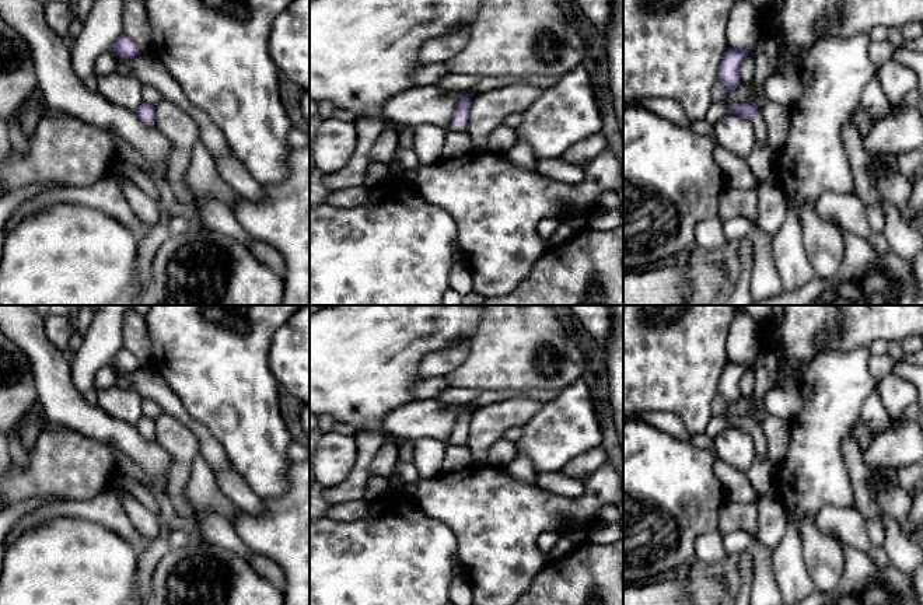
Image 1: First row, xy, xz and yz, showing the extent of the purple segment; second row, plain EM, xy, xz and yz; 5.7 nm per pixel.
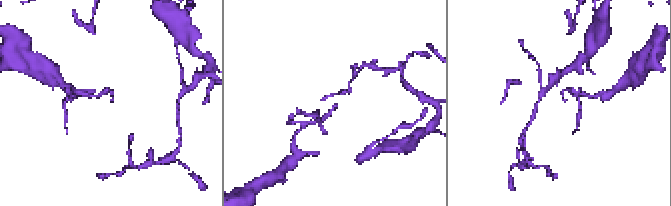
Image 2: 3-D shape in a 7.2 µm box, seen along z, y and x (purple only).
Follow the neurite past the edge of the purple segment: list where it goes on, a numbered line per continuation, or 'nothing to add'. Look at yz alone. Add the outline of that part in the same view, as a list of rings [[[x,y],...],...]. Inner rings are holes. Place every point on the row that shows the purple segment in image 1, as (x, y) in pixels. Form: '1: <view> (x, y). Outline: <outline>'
1: yz (759, 125). Outline: [[[758,115],[754,120],[752,120],[752,126],[754,126],[754,132],[755,132],[755,141],[758,146],[769,146],[768,143],[768,126],[765,119]]]

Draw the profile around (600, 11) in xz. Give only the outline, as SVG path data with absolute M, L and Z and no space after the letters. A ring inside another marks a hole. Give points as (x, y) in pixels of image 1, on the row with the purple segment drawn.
M574 0L604 35L612 18L612 0Z

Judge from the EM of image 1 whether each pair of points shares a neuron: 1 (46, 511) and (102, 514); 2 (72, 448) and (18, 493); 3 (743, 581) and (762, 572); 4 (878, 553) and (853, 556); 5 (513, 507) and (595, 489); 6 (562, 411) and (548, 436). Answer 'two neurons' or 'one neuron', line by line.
1: one neuron
2: one neuron
3: two neurons
4: two neurons
5: one neuron
6: one neuron

